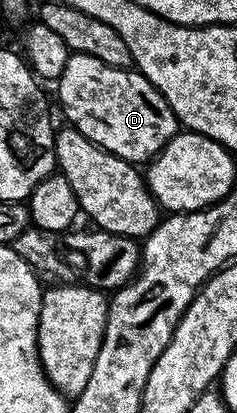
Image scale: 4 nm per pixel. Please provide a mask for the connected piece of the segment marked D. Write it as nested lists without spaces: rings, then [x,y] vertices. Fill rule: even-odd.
[[[74,53],[57,82],[66,123],[107,152],[136,166],[146,165],[180,131],[169,102],[137,70],[105,66],[89,54]]]

